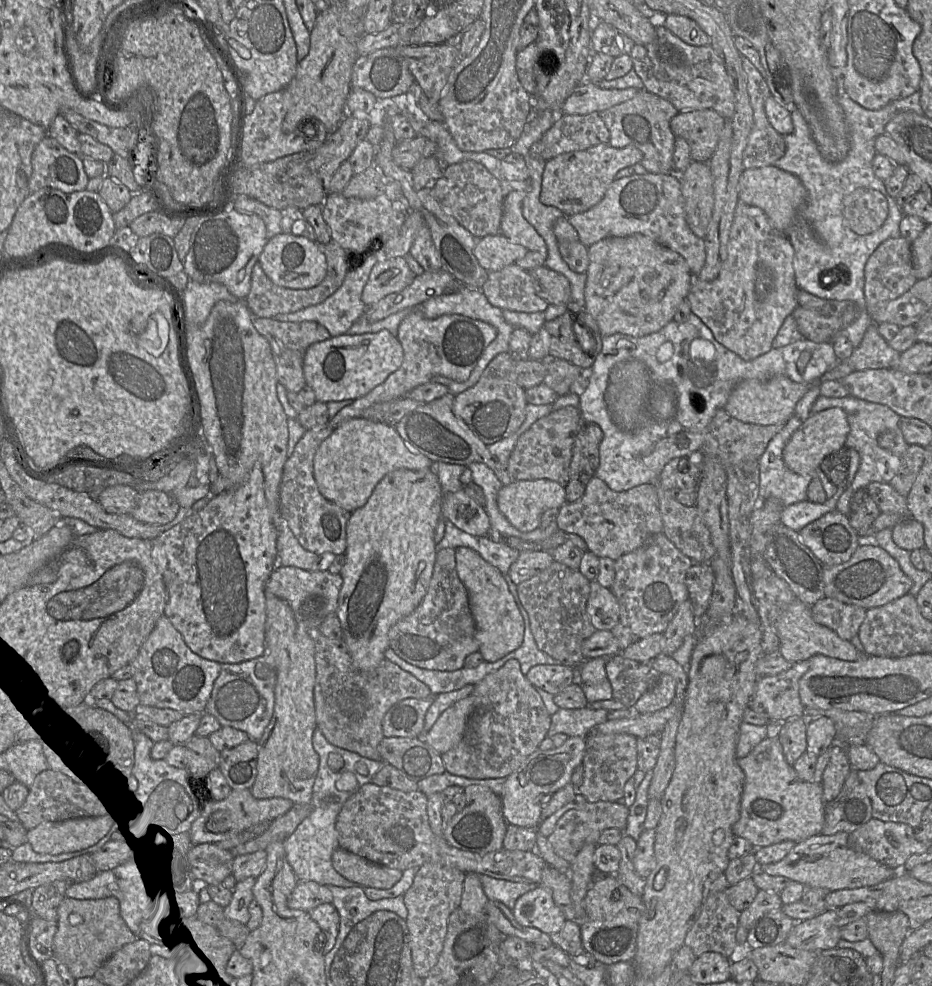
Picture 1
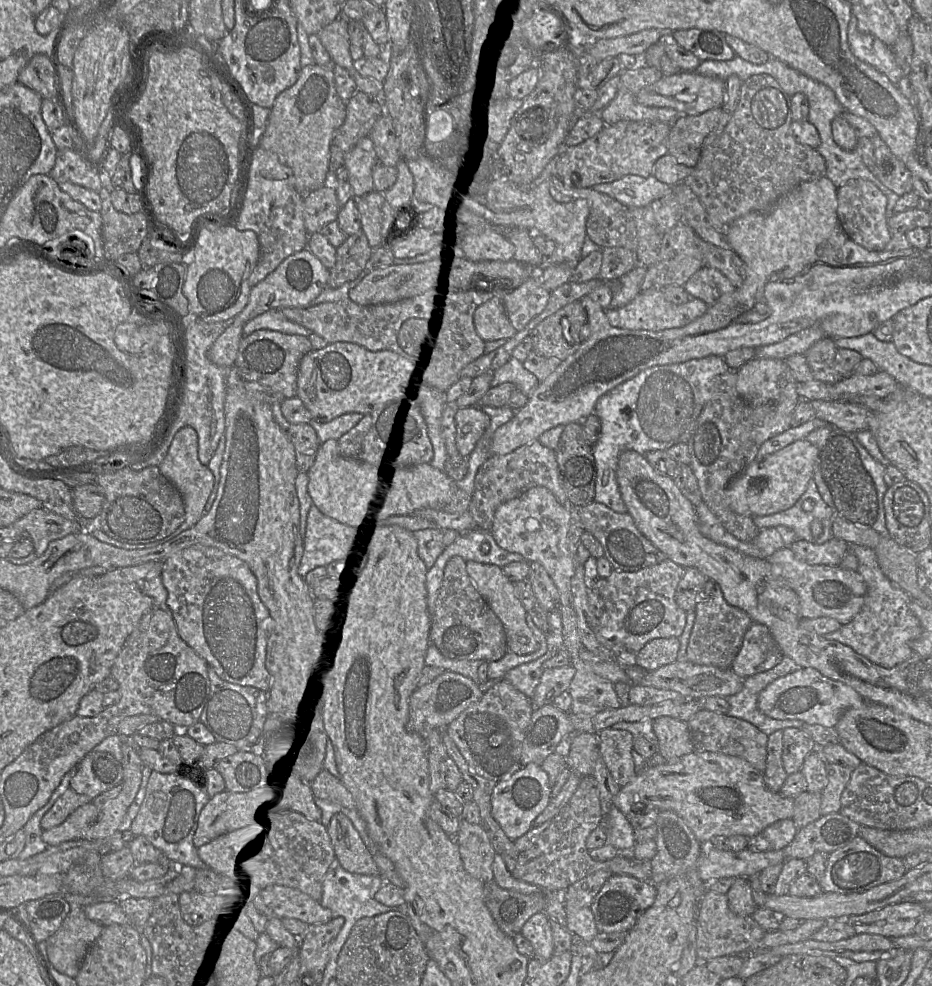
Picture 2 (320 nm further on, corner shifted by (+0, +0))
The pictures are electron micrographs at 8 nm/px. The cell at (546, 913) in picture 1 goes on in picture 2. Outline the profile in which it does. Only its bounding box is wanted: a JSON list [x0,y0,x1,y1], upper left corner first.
[521,912,555,960]

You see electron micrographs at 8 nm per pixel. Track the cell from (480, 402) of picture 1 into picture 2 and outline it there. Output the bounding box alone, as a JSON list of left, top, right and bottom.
[455,406,491,459]

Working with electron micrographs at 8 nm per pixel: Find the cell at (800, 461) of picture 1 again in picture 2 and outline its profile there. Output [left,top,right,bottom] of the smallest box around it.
[726,440,820,516]

